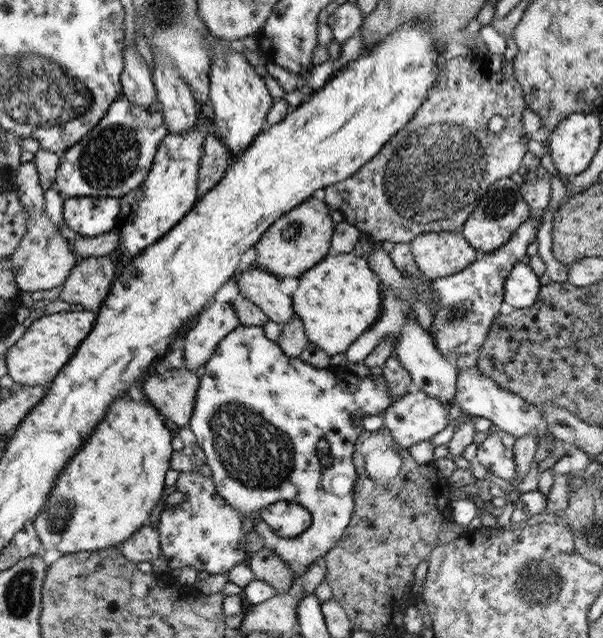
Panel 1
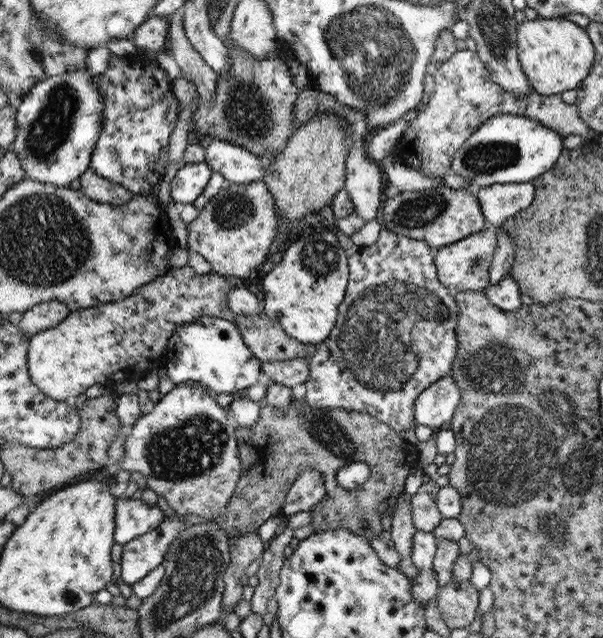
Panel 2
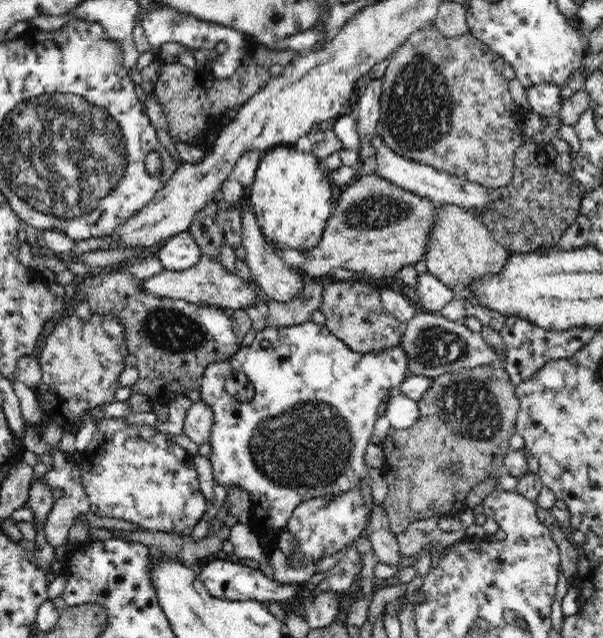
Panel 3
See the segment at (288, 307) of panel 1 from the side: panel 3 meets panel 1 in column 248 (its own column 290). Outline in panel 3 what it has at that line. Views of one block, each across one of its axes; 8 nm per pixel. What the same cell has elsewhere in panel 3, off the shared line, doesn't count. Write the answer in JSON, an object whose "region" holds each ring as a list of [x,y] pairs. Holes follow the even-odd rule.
{"region":[[[244,208],[240,210],[240,216],[242,220],[242,246],[239,253],[248,265],[256,284],[264,290],[266,296],[275,301],[288,302],[292,298],[298,298],[305,285],[300,274],[296,272],[296,269],[288,268],[282,258],[278,257],[274,247],[270,245],[265,234],[261,232],[256,215],[253,214],[252,210]]]}

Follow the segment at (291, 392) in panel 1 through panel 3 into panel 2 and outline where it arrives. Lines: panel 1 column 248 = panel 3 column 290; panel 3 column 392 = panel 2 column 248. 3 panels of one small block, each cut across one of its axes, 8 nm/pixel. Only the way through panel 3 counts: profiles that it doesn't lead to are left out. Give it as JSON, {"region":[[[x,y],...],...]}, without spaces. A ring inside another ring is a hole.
{"region":[[[202,316],[196,322],[182,323],[176,327],[165,350],[166,374],[175,386],[187,380],[200,382],[213,393],[234,394],[256,384],[262,372],[261,362],[246,346],[240,329],[228,319]]]}

